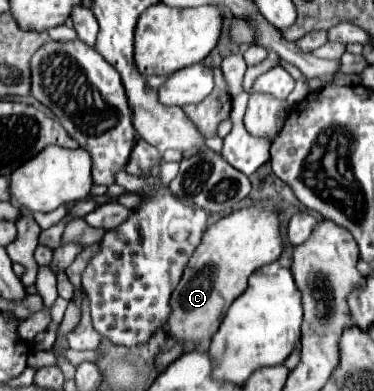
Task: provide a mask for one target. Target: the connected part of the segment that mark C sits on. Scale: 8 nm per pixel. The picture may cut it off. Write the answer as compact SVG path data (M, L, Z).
M257 200L247 208L227 214L209 226L199 248L189 258L183 278L171 294L169 328L175 340L199 342L211 338L227 308L247 288L247 278L261 266L275 262L283 252L281 212L273 200Z

